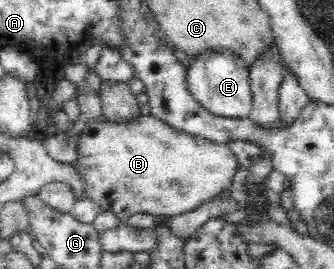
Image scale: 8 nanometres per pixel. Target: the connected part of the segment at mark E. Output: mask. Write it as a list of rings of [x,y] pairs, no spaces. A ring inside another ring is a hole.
[[[232,54],[204,55],[190,58],[190,67],[187,68],[187,85],[193,98],[215,116],[228,119],[241,119],[247,117],[253,108],[252,94],[249,85],[249,74],[243,59],[238,59]]]

